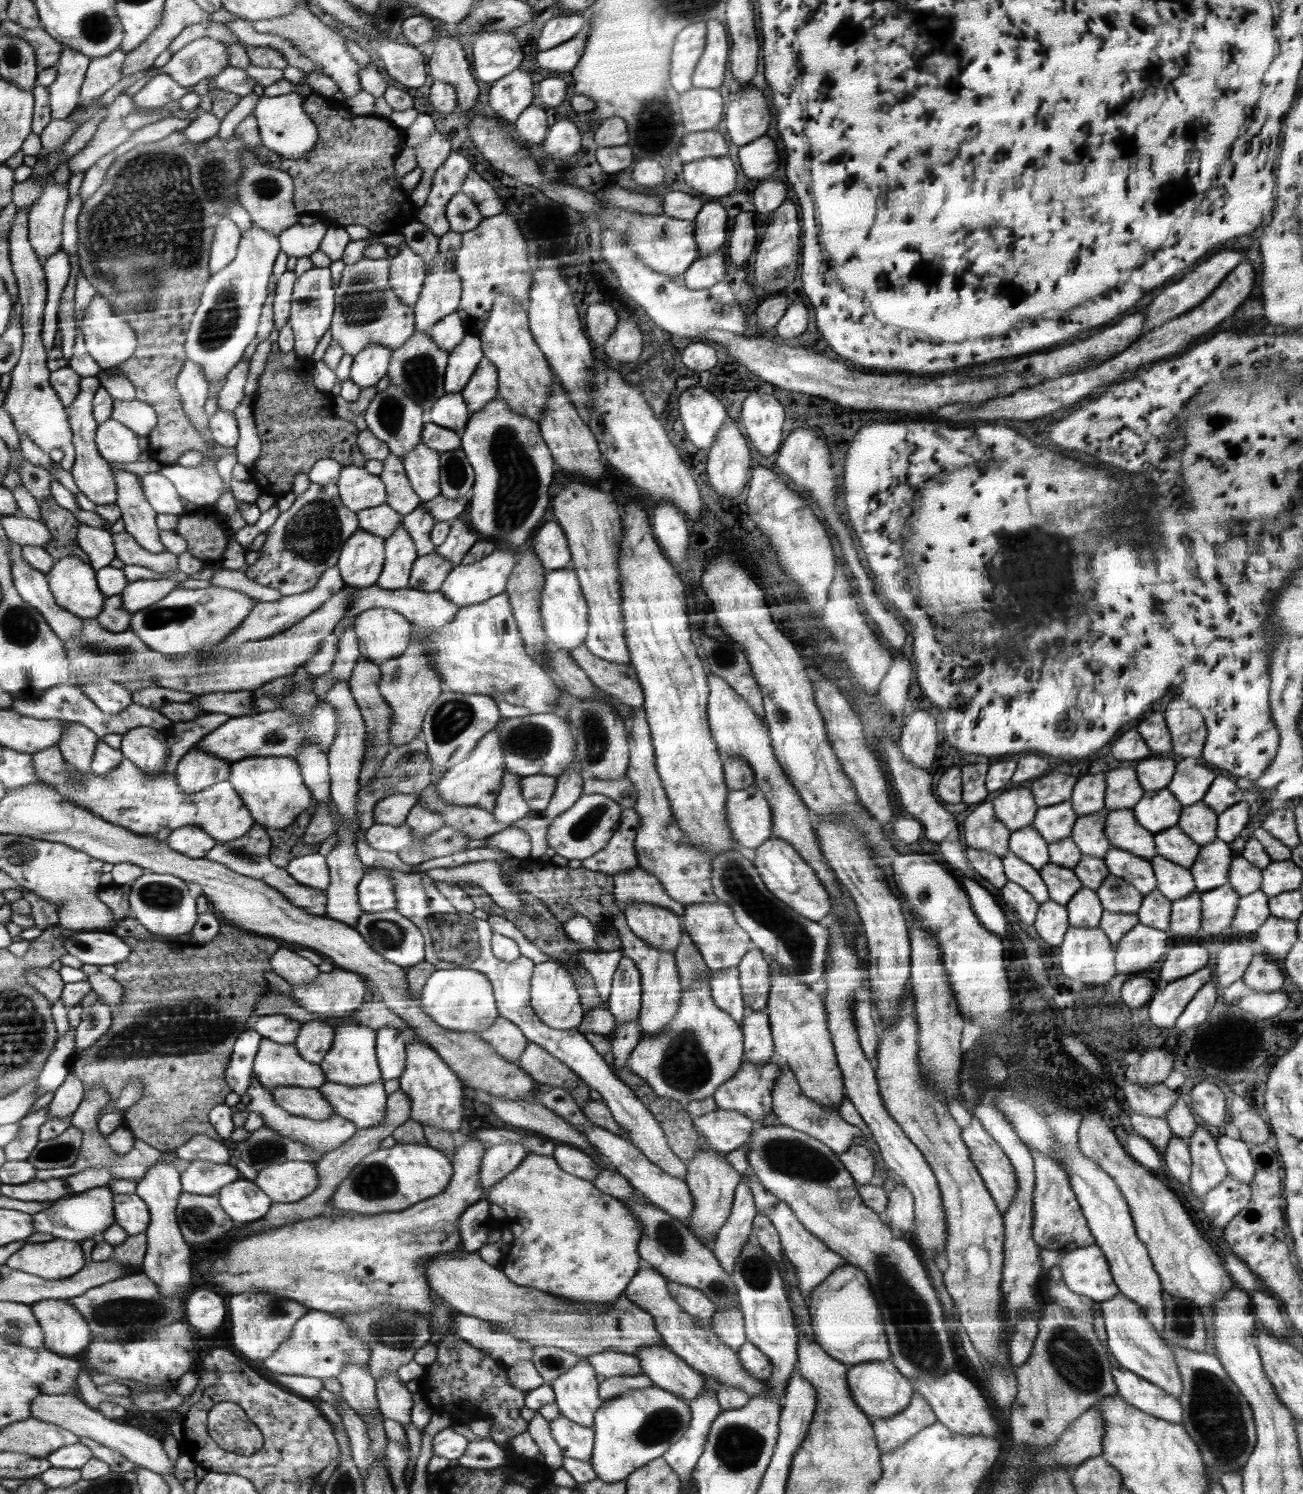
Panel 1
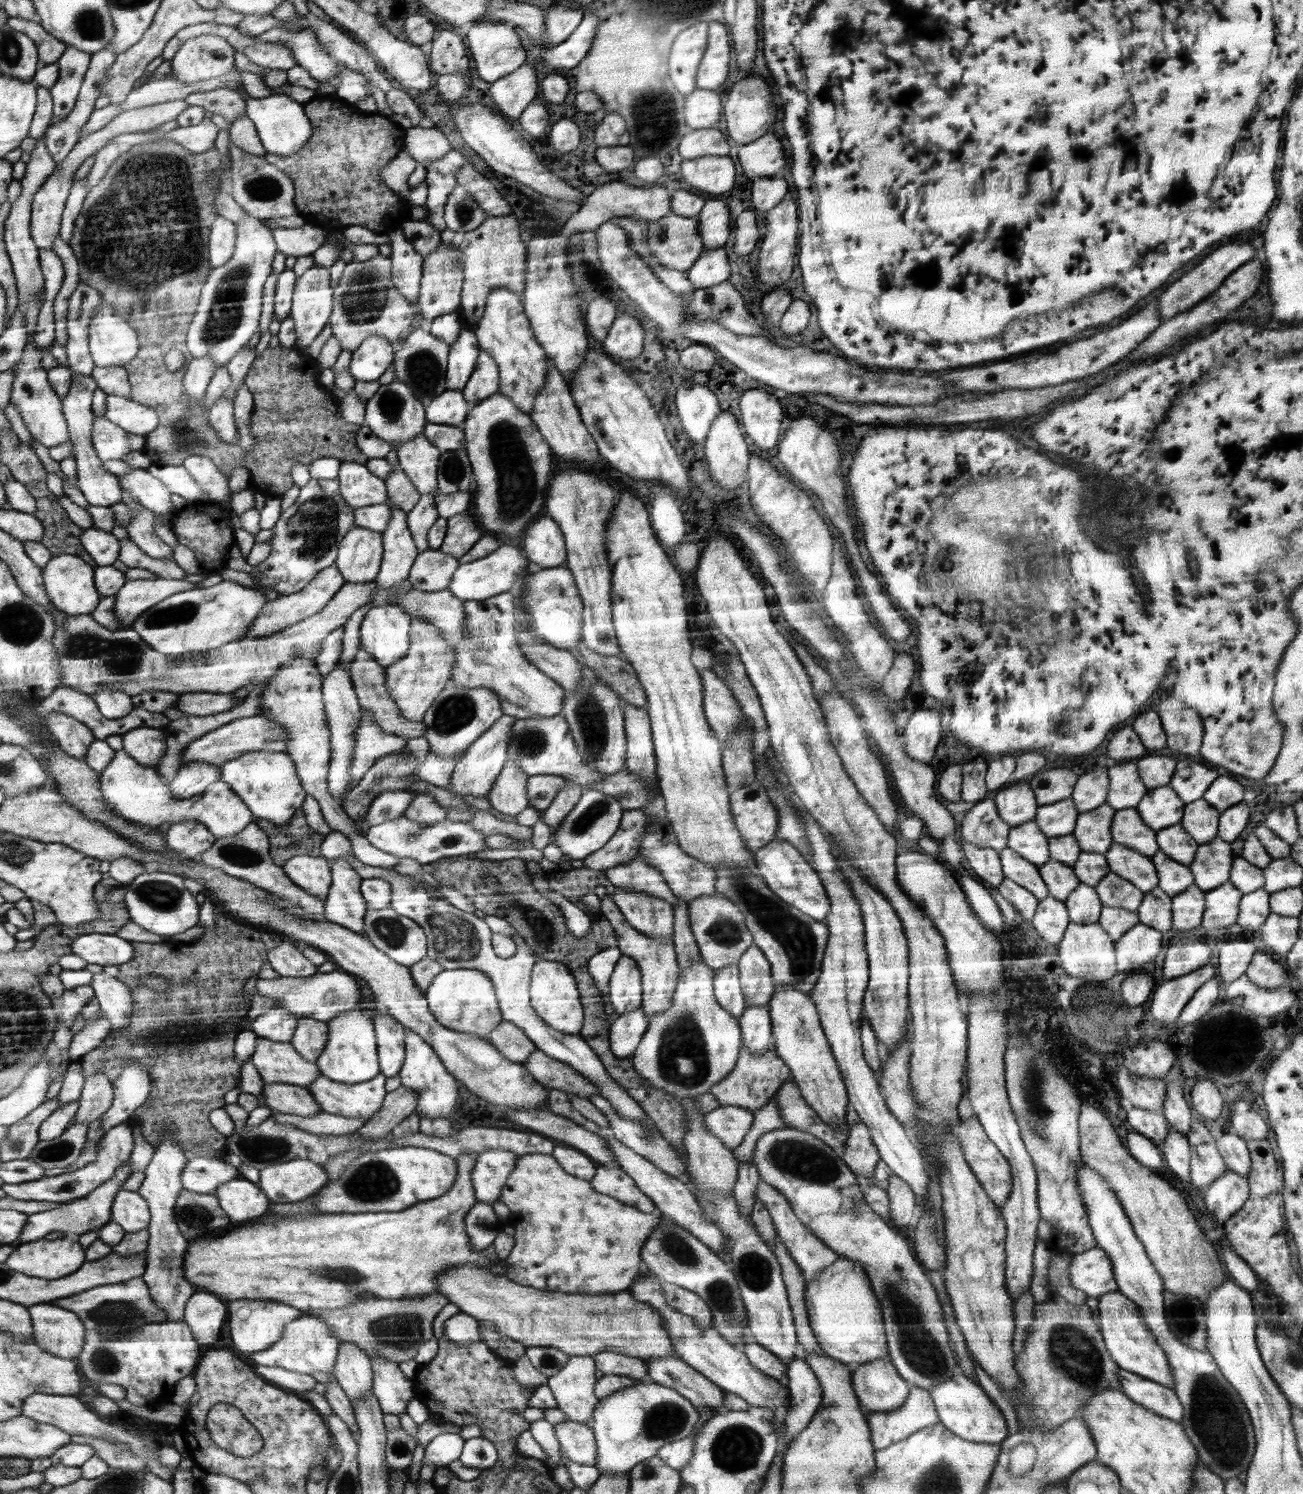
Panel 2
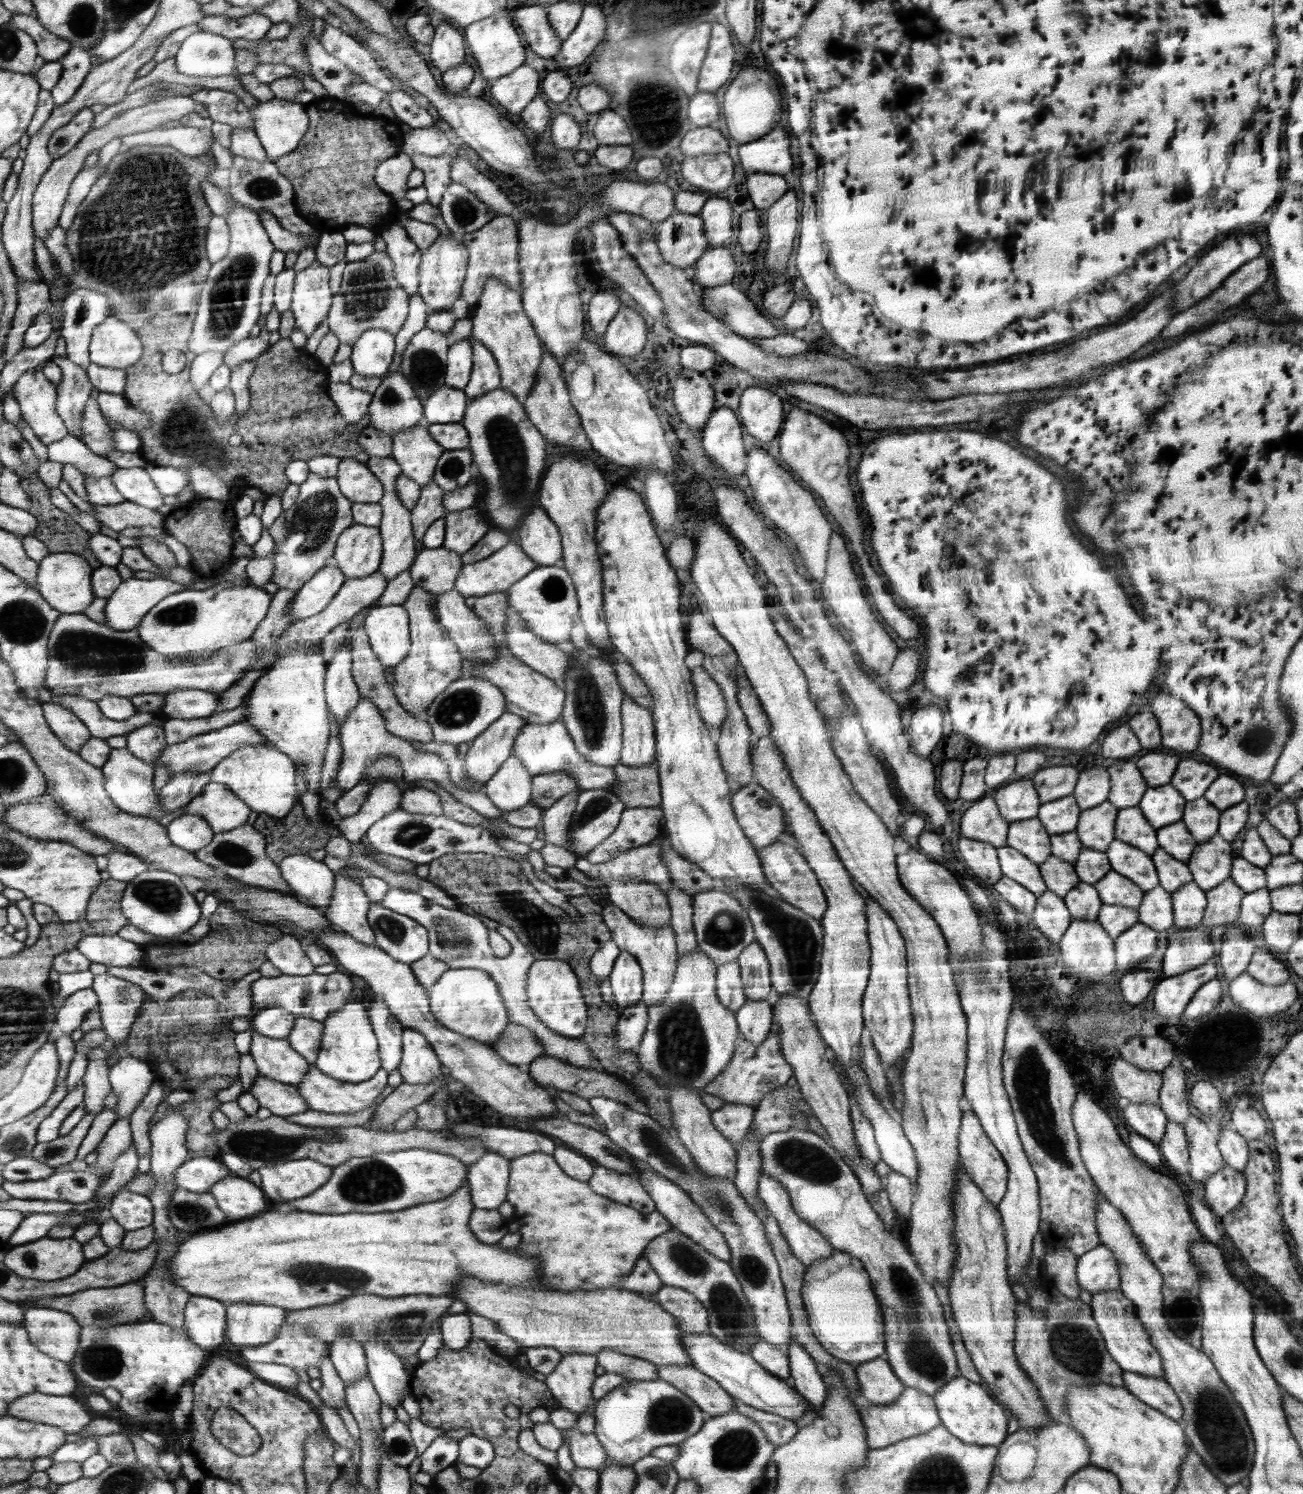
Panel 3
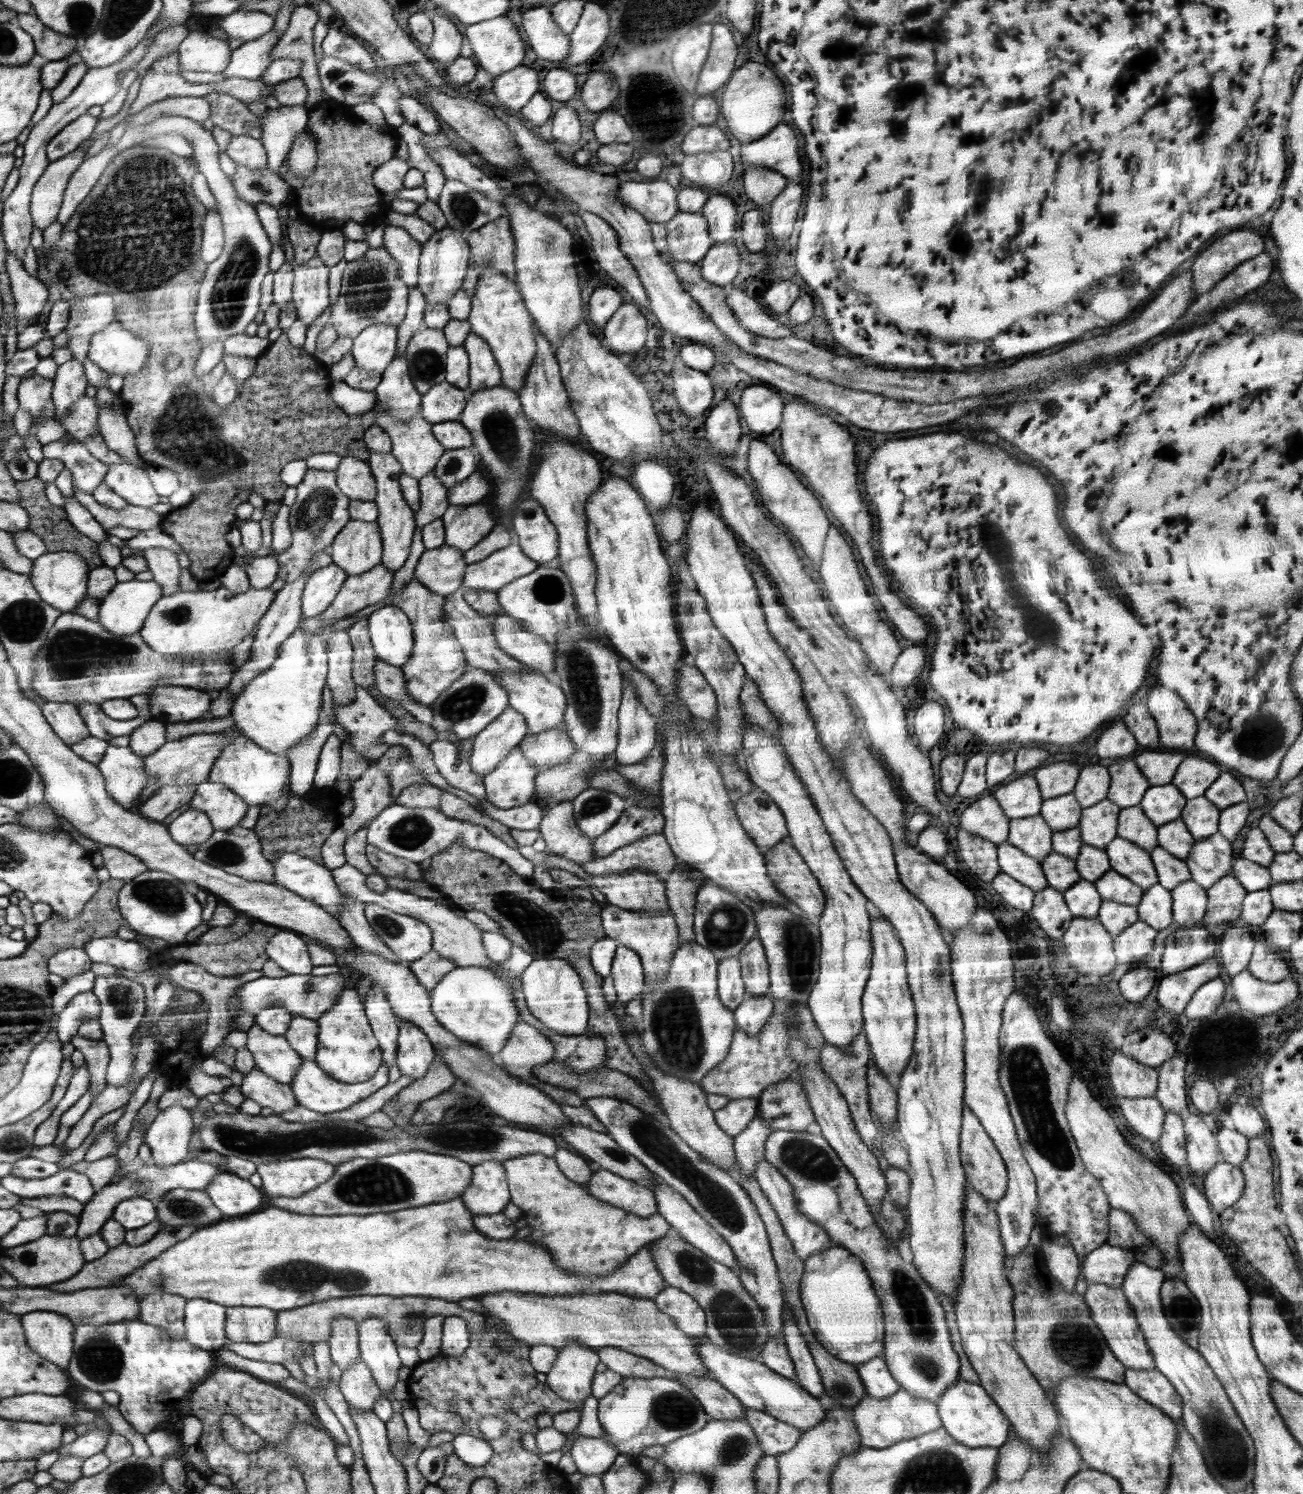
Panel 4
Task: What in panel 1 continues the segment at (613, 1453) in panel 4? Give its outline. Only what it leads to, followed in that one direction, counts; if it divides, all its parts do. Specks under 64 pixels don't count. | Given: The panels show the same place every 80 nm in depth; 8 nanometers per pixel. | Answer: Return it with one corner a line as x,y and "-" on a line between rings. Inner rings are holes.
562,1414
549,1423
552,1436
562,1449
564,1457
590,1462
595,1446
593,1427
578,1424

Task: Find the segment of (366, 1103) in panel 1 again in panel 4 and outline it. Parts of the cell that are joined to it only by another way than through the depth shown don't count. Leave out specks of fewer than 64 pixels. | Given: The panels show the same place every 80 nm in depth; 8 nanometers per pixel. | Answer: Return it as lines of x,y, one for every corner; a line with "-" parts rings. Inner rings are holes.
303,1059
302,1066
296,1071
294,1082
291,1083
291,1088
294,1090
300,1106
322,1114
336,1113
367,1099
370,1095
374,1095
379,1088
386,1086
389,1083
388,1069
389,1067
383,1065
375,1072
374,1078
364,1082
346,1084
344,1081
336,1080
335,1077
330,1076
328,1072
319,1067
315,1060

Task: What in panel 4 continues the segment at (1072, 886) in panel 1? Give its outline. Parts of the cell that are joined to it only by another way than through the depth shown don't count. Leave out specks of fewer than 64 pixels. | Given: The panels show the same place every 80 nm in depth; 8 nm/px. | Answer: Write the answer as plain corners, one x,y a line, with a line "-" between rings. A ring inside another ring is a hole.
1051,853
1041,862
1041,867
1047,878
1048,887
1055,888
1062,894
1081,879
1076,870
1075,860
1060,854

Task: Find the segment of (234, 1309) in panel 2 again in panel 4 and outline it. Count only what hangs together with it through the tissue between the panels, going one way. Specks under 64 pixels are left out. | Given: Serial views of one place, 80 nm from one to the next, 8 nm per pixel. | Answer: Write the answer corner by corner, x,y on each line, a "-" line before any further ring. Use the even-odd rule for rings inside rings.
238,1306
227,1308
227,1336
230,1341
261,1343
276,1338
279,1313
271,1308

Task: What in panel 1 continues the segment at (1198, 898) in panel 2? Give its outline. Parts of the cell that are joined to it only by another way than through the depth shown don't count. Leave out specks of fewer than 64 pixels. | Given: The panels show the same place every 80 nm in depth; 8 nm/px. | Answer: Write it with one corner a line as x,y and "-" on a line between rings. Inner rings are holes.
1201,892
1171,901
1169,936
1194,935
1201,927

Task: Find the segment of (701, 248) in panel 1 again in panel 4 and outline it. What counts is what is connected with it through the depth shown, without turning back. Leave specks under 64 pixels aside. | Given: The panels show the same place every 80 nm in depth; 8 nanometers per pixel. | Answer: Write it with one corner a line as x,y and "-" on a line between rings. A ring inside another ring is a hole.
712,196
701,208
713,244
733,242
736,233
736,205
726,196

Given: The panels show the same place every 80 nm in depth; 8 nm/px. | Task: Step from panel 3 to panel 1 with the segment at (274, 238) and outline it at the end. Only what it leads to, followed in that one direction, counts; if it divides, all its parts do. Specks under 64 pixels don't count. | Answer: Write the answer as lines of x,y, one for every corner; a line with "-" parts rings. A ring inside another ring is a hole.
322,222
312,224
312,226
296,224
288,230
284,230
278,237
282,251
288,257
297,259
305,256
310,257
318,251
326,230
328,230
327,226

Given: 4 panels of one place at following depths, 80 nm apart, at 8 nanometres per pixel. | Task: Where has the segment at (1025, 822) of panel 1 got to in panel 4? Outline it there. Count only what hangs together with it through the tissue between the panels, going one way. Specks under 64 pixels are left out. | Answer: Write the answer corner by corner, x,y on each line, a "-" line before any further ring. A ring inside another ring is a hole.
1032,775
1002,784
990,792
1010,819
1036,816
1041,811
1043,798

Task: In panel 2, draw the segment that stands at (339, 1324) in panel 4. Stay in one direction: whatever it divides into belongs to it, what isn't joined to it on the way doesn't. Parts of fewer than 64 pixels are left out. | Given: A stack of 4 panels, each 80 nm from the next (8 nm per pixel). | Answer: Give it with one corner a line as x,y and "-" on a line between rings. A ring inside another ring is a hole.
340,1343
334,1371
337,1383
344,1389
352,1404
358,1397
371,1391
374,1376
371,1360
354,1343

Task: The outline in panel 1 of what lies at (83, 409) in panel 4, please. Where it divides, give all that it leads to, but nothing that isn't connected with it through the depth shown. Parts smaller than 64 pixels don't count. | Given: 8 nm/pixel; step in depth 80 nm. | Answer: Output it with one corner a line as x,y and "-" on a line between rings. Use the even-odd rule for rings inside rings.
108,419
97,428
95,440
104,460
111,463
135,463
142,453
138,433
118,420

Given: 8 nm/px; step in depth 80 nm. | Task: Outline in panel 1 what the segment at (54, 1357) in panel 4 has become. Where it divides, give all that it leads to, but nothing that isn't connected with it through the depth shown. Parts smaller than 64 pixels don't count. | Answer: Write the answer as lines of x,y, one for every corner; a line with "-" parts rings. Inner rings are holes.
48,1299
33,1305
35,1316
47,1334
47,1348
65,1357
80,1354
89,1347
91,1326
71,1299

